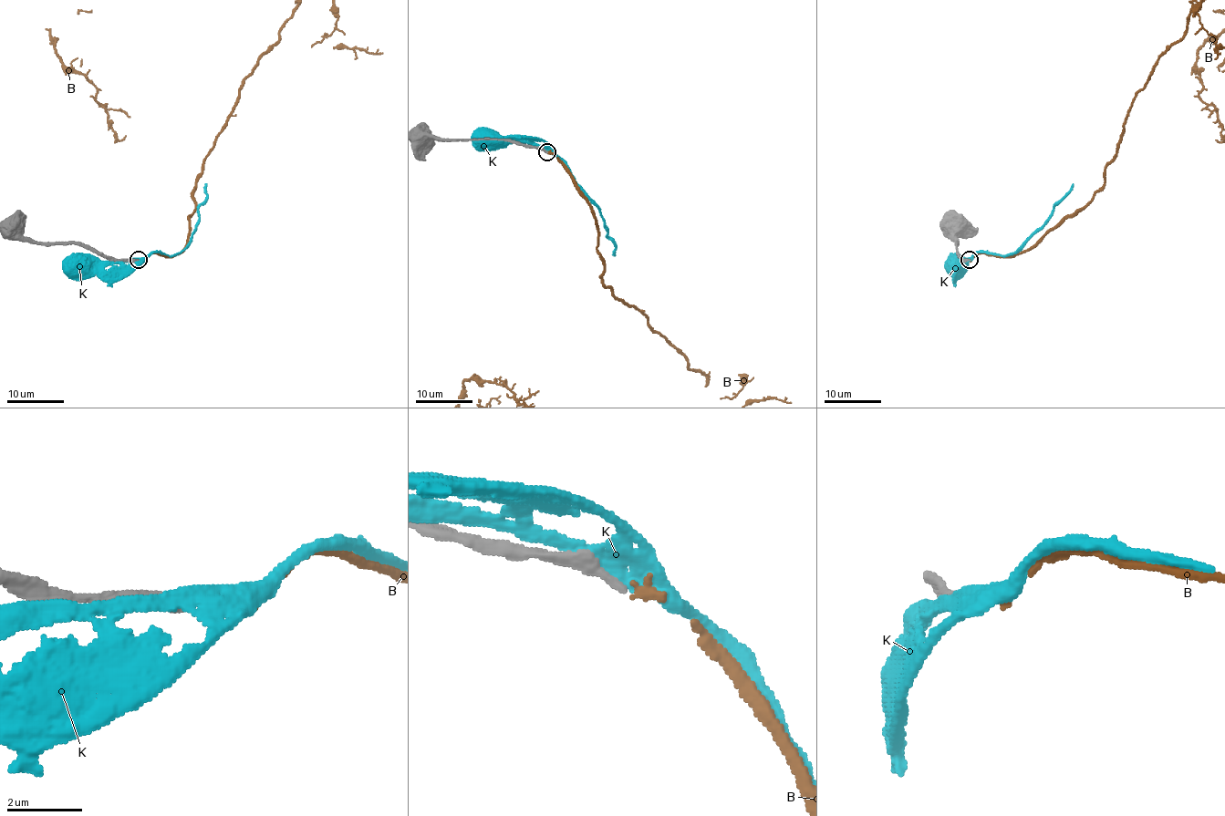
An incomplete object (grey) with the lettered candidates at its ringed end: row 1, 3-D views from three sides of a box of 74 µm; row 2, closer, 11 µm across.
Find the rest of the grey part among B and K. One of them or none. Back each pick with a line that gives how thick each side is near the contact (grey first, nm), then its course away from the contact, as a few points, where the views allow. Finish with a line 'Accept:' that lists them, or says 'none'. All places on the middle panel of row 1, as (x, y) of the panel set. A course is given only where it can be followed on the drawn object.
B: calibres 200 and 240 nm
Accept: B

